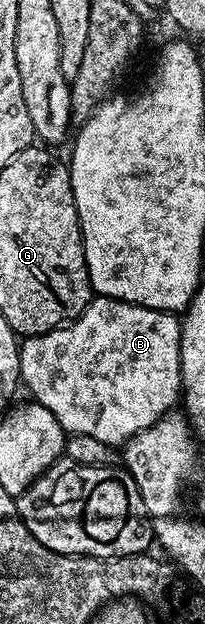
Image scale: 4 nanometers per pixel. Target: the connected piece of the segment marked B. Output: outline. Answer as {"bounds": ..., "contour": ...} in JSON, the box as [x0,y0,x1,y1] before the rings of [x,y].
{"bounds":[19,297,182,445],"contour":[[[95,297],[70,323],[20,342],[19,377],[22,386],[31,390],[30,398],[49,409],[67,435],[97,437],[97,441],[122,445],[149,429],[180,402],[182,328],[172,312]]]}

